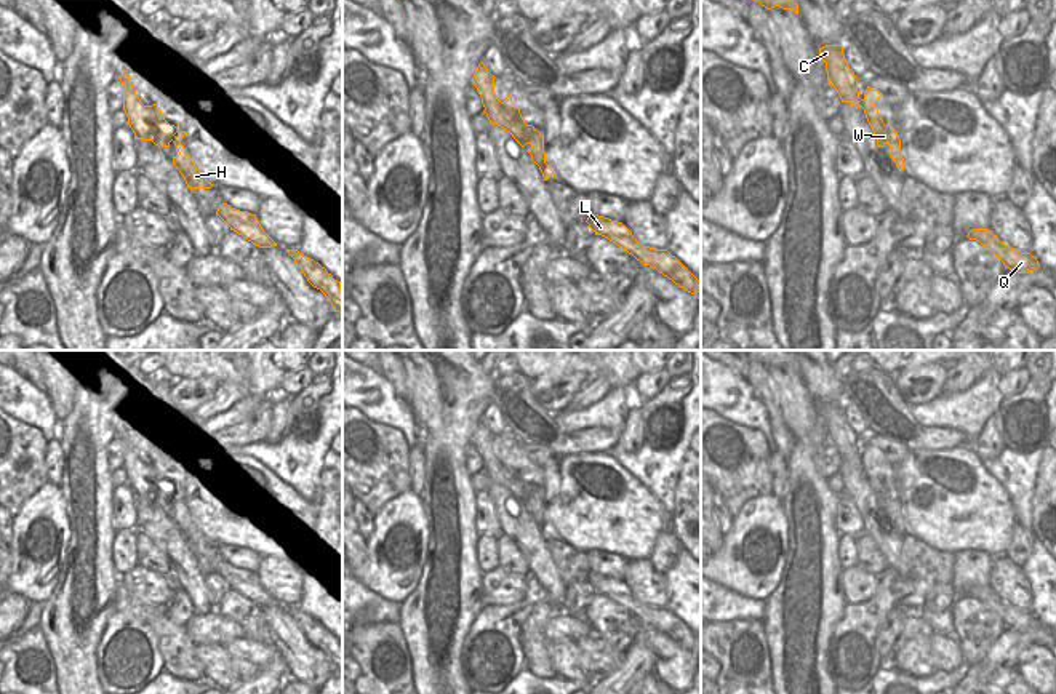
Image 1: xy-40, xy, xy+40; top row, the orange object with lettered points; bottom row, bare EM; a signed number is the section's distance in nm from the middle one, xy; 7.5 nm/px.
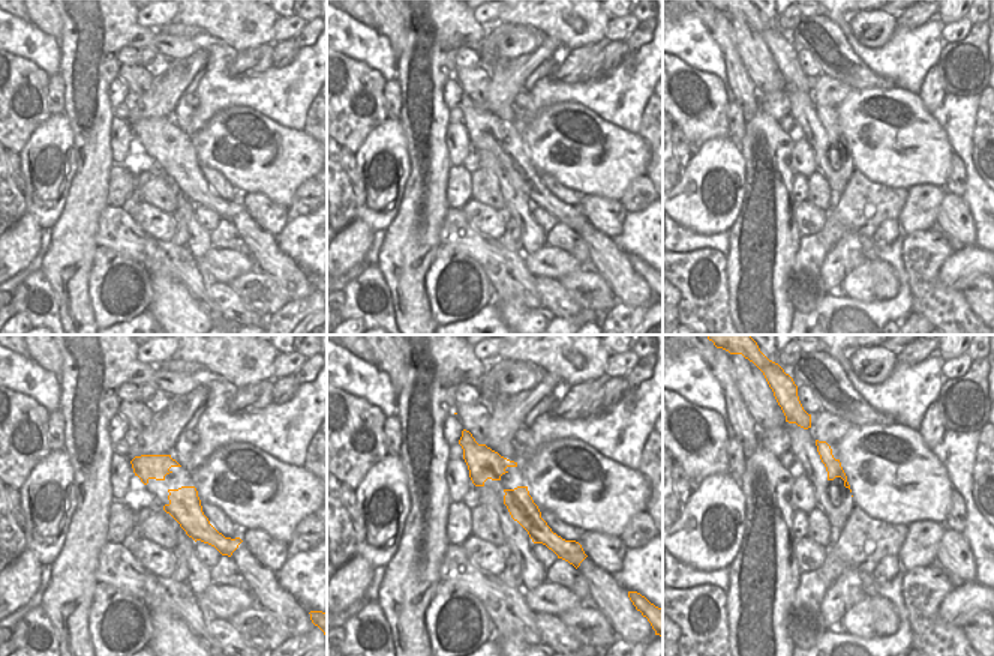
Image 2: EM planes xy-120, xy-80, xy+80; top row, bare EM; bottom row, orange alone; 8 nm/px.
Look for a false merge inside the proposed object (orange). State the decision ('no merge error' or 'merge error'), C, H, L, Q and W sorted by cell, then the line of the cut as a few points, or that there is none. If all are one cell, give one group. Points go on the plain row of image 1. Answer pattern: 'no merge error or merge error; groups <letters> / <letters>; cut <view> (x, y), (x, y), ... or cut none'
no merge error; groups C H L Q W; cut none

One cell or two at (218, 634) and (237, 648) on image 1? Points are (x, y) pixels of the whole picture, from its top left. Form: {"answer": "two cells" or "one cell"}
{"answer": "two cells"}

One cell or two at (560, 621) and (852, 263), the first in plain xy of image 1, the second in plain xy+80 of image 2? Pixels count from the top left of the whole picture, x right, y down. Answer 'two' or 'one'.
one

